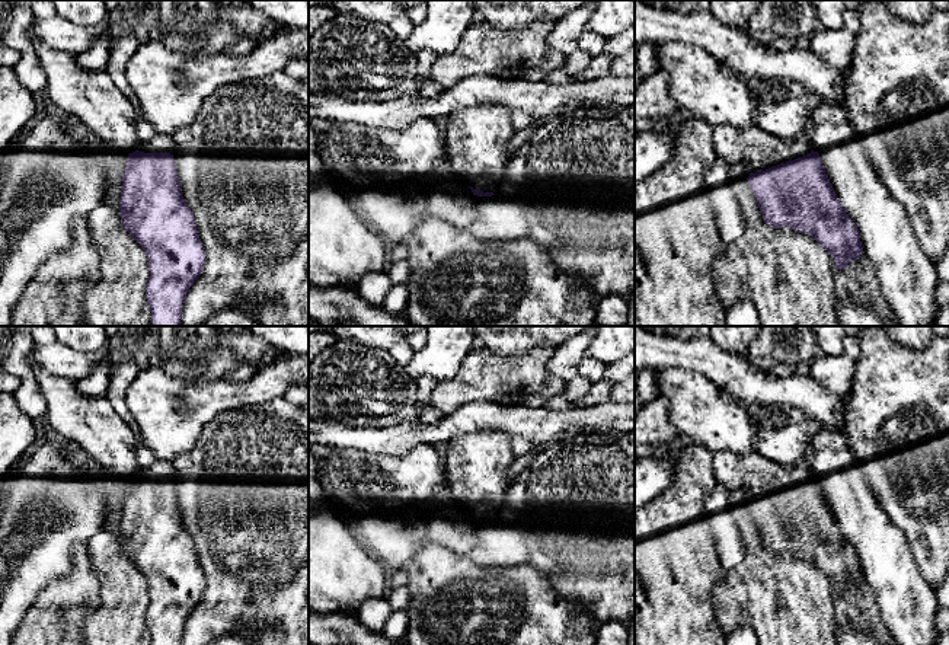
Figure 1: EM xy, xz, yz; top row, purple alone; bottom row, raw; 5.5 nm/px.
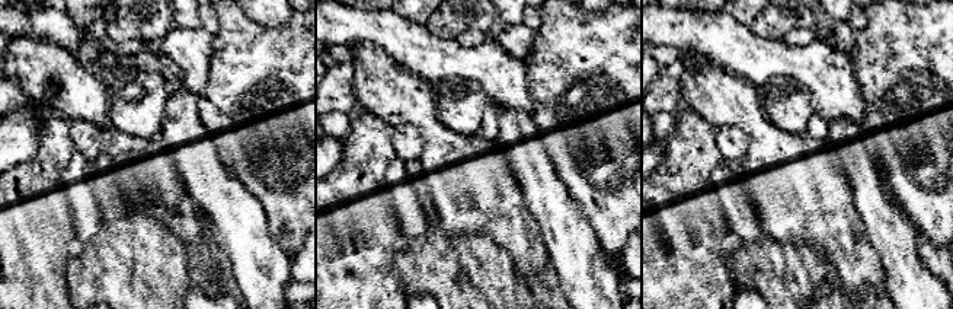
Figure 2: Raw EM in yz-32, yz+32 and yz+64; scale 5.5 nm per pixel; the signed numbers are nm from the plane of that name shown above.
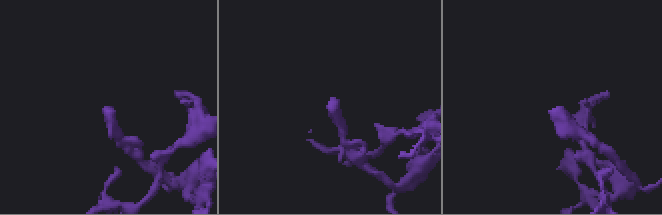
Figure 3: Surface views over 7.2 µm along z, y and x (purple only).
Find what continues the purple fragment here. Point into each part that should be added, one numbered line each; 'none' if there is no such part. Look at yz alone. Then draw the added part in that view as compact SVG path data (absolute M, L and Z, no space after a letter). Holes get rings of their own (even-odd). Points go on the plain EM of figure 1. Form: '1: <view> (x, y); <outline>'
1: yz (700, 412); M668 368L655 373L655 397L659 396L668 400L668 415L678 438L694 441L713 454L731 451L742 460L747 470L742 485L747 499L766 496L812 478L812 472L803 464L782 466L763 457L755 448L755 412L726 396L704 376L684 368Z

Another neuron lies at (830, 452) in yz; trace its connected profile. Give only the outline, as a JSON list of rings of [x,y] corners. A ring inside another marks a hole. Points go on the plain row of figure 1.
[[[834,428],[815,431],[809,470],[819,479],[841,533],[857,552],[863,578],[873,590],[882,620],[895,645],[934,645],[940,635],[936,626],[936,588],[921,575],[904,533],[875,501],[843,432]]]

